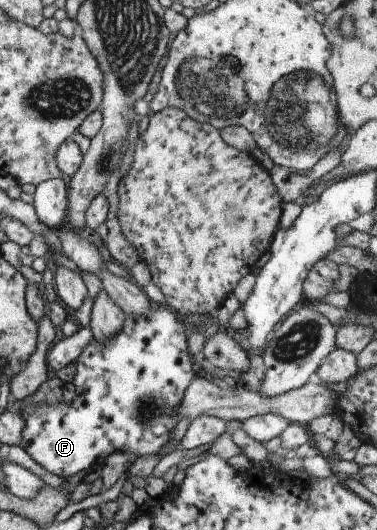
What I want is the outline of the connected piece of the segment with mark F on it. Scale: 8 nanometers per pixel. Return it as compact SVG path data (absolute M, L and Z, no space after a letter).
M151 303L143 315L124 316L121 331L103 343L91 338L83 353L75 359L76 373L71 381L73 401L69 405L61 400L51 405L35 403L25 407L21 417L26 417L26 423L23 423L21 443L18 446L43 469L62 478L87 473L101 466L105 457L113 451L129 451L137 457L161 453L177 422L174 409L177 409L183 392L196 376L196 369L189 361L190 353L187 352L188 331L184 321L166 304Z

